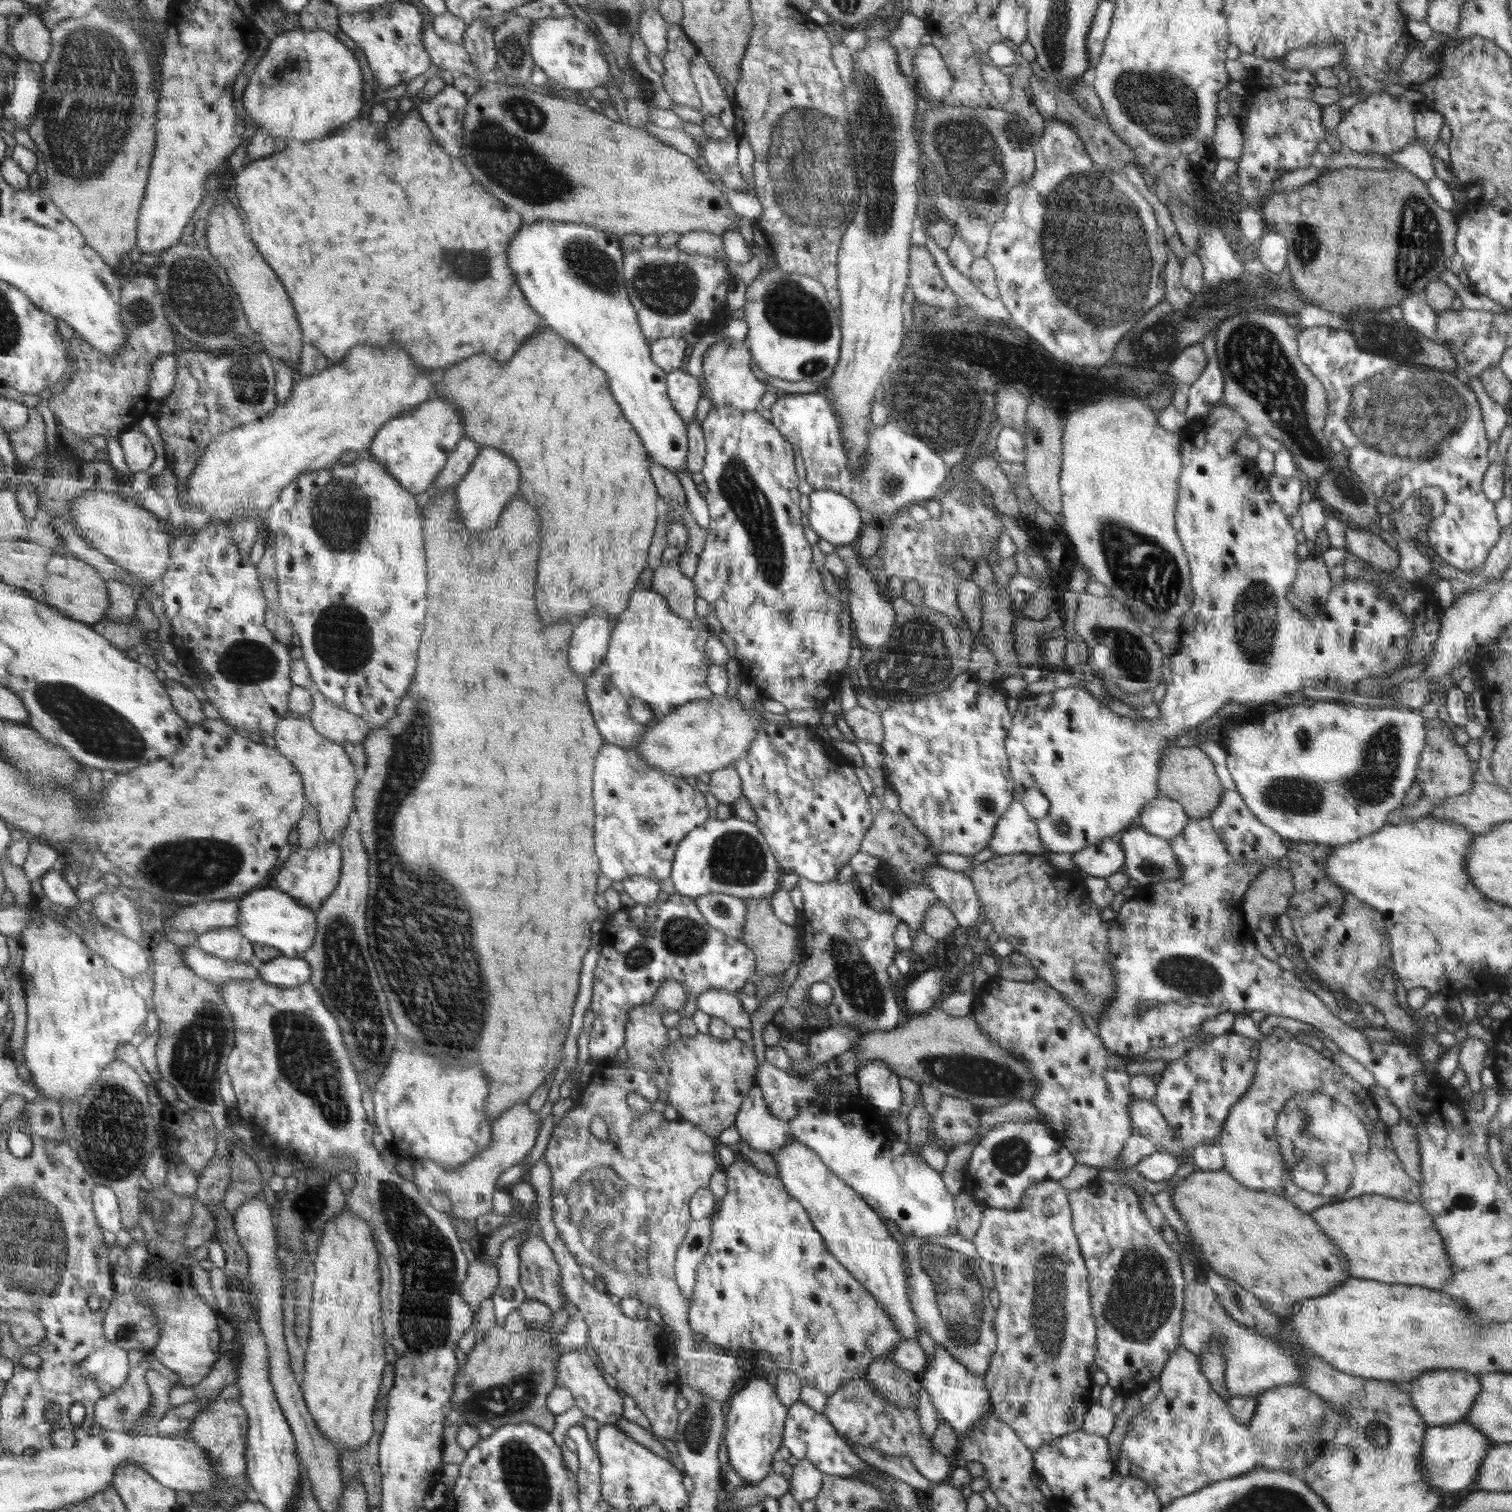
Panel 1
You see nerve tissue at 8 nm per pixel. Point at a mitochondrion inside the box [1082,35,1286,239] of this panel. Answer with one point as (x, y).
(1166, 109)

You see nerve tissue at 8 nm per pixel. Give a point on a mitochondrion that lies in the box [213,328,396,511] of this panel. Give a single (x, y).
(250, 382)

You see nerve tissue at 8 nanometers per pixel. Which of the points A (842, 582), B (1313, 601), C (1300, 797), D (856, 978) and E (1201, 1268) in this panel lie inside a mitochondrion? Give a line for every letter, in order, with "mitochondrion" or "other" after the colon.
A: other
B: mitochondrion
C: mitochondrion
D: mitochondrion
E: other

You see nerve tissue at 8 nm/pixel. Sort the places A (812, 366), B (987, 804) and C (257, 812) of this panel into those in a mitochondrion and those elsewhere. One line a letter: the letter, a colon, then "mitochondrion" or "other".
A: mitochondrion
B: mitochondrion
C: other

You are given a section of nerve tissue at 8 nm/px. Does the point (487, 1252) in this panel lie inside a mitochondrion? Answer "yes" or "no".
no

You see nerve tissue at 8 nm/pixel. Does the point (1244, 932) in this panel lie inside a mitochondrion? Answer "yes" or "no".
no

